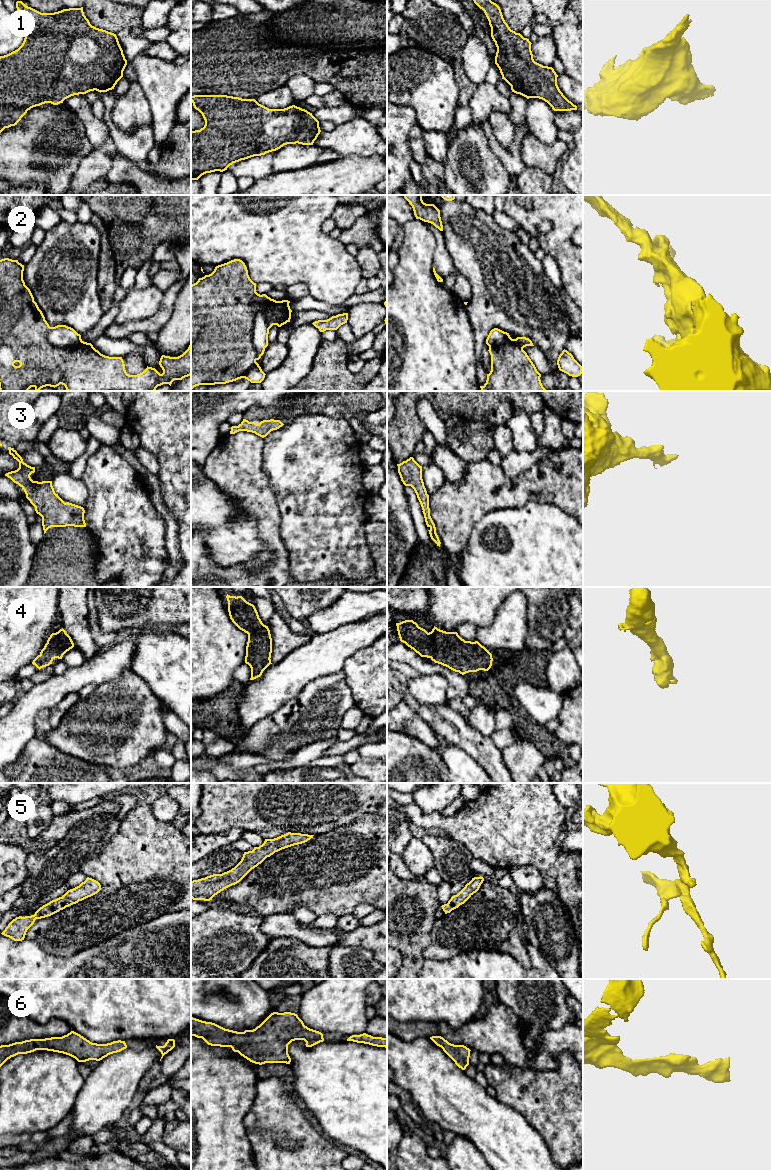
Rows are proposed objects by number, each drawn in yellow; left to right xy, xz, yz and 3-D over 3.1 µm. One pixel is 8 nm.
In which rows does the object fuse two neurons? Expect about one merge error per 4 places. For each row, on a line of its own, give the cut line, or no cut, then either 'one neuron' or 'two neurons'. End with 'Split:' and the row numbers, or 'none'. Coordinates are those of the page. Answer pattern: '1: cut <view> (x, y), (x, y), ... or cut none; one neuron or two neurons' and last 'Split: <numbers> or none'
1: cut none; one neuron
2: cut xz (257, 293), (253, 304), (252, 332), (255, 361), (242, 377); two neurons
3: cut none; one neuron
4: cut none; one neuron
5: cut none; one neuron
6: cut none; one neuron
Split: 2

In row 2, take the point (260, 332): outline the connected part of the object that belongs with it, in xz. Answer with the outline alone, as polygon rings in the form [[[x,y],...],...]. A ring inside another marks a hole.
[[[257,294],[253,304],[255,308],[254,328],[252,332],[252,342],[256,351],[256,360],[259,360],[268,346],[269,326],[265,313],[262,311],[271,302],[271,298],[266,294]]]

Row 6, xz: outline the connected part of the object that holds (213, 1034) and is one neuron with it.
[[[291,1012],[271,1013],[259,1026],[253,1030],[237,1032],[225,1029],[215,1023],[202,1021],[191,1017],[191,1036],[202,1038],[208,1045],[231,1047],[234,1052],[255,1064],[286,1063],[290,1064],[288,1045],[295,1040],[304,1040],[306,1047],[312,1047],[324,1041],[323,1034],[308,1028],[297,1014]]]

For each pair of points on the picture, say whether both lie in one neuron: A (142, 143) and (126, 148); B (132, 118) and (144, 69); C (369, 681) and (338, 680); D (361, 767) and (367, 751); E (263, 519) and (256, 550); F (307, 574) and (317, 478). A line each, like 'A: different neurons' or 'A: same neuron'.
A: same neuron
B: different neurons
C: different neurons
D: different neurons
E: different neurons
F: same neuron

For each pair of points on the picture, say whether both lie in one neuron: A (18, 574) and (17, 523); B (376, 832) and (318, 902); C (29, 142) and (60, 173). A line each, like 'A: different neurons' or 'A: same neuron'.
A: same neuron
B: same neuron
C: same neuron

